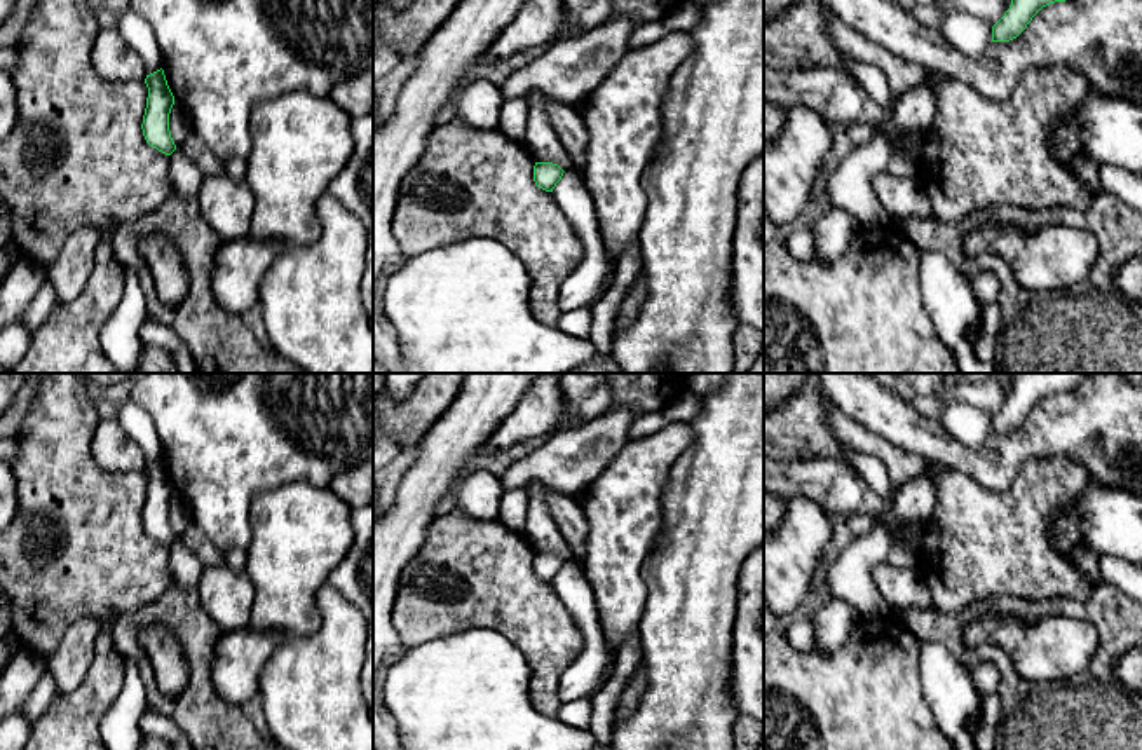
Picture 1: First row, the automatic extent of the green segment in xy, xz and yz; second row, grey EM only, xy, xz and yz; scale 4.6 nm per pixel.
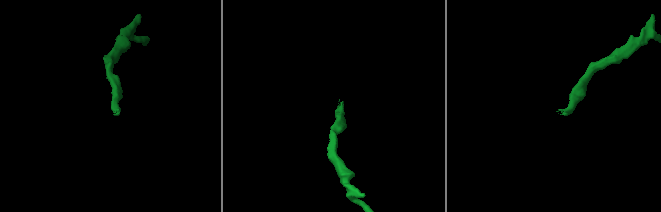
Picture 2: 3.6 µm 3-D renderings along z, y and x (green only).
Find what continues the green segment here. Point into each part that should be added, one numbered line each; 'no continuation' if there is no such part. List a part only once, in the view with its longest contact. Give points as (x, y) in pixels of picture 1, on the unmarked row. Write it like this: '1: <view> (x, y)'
no continuation

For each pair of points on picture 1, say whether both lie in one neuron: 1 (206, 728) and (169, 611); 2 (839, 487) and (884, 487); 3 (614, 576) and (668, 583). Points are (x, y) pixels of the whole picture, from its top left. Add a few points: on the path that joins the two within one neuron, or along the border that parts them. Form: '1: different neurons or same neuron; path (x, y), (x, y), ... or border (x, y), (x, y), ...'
1: same neuron; path (199, 698), (197, 640)
2: different neurons; border (848, 463), (869, 487), (890, 497)
3: different neurons; border (656, 541), (642, 565), (645, 606), (638, 620)

